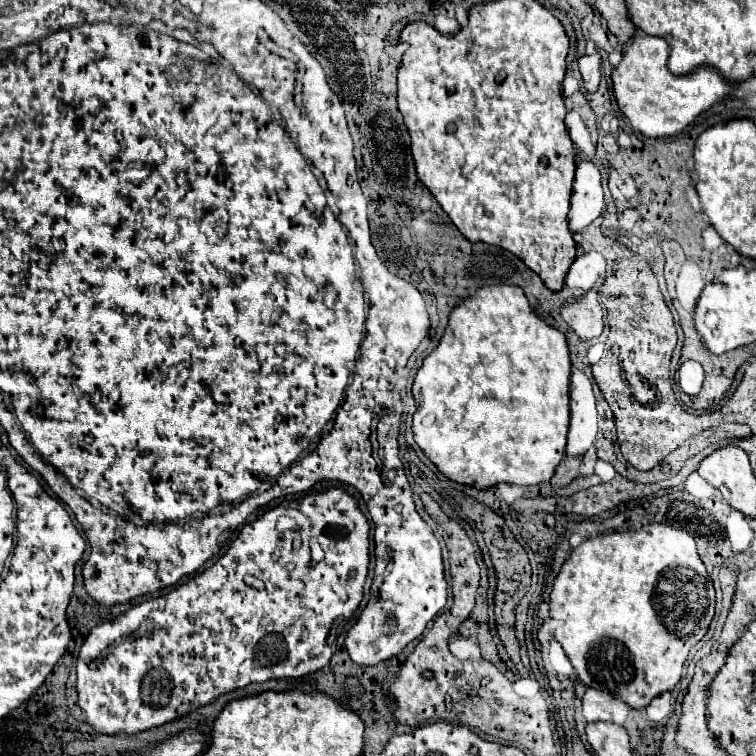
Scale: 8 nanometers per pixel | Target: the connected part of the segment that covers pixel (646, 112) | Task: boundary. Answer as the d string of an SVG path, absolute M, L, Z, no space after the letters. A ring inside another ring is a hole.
M636 33L622 47L622 61L612 71L614 97L620 111L628 117L632 127L646 137L668 137L680 133L702 111L714 103L724 101L728 91L736 89L734 83L724 81L716 69L696 69L692 75L674 77L668 71L670 47L662 37Z

